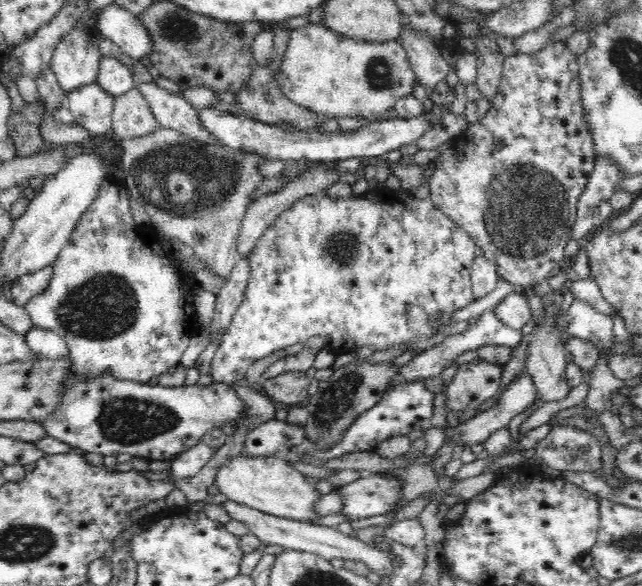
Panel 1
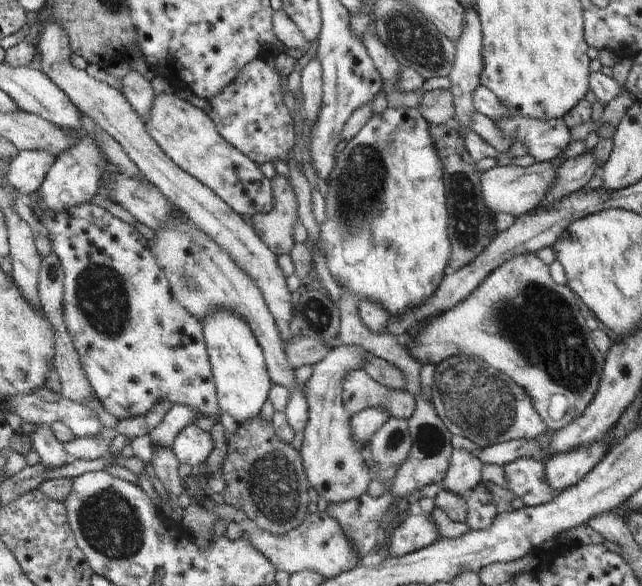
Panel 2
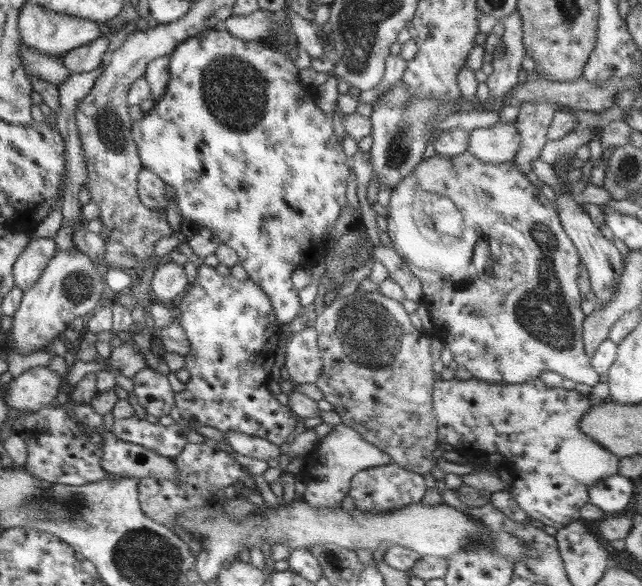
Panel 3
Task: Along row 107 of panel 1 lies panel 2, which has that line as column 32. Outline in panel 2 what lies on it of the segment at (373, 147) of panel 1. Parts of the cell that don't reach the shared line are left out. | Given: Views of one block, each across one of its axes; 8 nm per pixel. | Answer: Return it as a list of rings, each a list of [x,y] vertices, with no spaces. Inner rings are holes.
[[[38,425],[37,430],[30,434],[33,451],[40,457],[40,463],[50,470],[62,468],[74,461],[49,430],[48,425]]]

